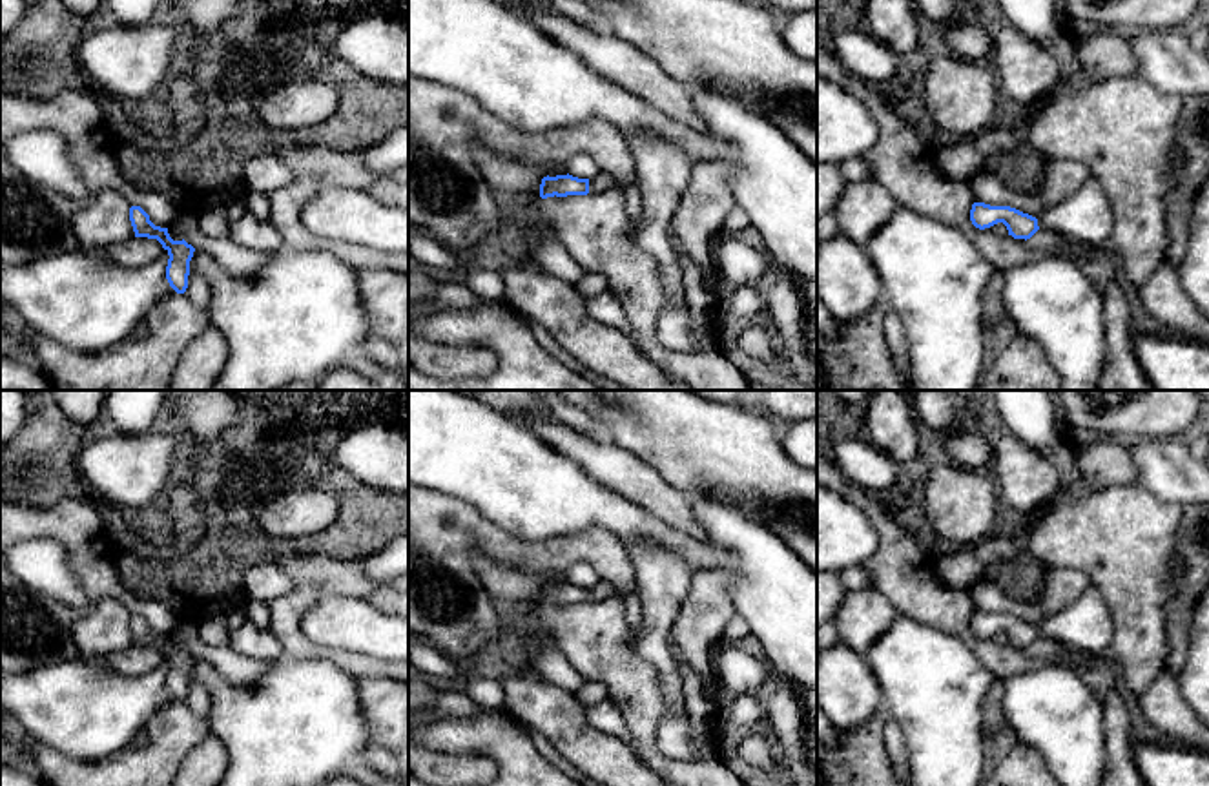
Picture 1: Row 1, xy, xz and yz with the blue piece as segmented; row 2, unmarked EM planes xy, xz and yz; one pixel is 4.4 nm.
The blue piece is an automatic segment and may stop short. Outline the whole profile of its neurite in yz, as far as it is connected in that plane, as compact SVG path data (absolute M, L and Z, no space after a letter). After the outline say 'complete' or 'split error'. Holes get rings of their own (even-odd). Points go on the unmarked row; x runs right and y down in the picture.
M974 611L970 629L976 636L985 638L1003 631L1014 647L1030 647L1038 638L1038 627L1010 615L990 615Z; complete

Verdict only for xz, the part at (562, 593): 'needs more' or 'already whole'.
already whole

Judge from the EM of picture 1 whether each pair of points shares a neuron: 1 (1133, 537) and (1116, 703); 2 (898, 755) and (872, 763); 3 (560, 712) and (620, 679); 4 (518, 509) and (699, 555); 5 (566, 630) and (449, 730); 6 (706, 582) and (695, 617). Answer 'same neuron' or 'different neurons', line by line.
1: different neurons
2: different neurons
3: same neuron
4: same neuron
5: different neurons
6: same neuron

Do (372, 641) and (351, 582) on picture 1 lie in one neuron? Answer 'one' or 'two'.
two

